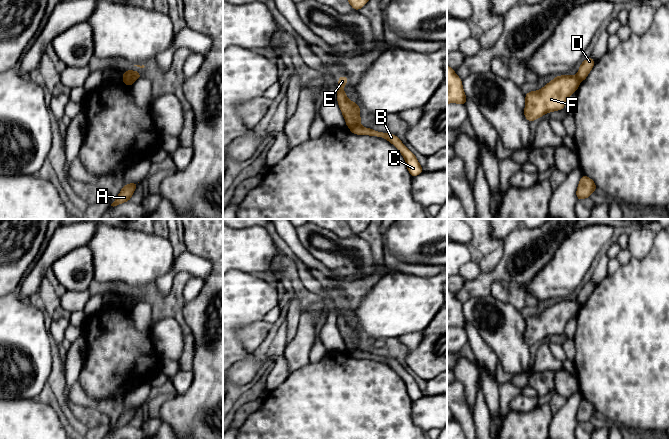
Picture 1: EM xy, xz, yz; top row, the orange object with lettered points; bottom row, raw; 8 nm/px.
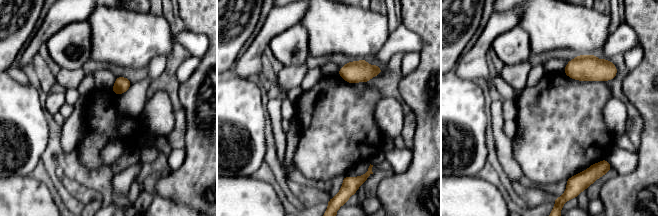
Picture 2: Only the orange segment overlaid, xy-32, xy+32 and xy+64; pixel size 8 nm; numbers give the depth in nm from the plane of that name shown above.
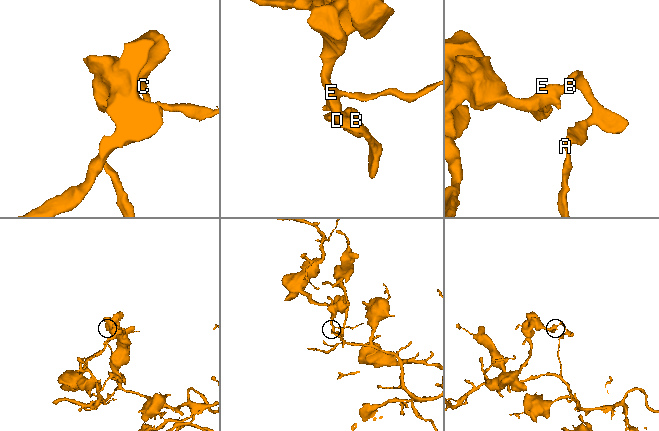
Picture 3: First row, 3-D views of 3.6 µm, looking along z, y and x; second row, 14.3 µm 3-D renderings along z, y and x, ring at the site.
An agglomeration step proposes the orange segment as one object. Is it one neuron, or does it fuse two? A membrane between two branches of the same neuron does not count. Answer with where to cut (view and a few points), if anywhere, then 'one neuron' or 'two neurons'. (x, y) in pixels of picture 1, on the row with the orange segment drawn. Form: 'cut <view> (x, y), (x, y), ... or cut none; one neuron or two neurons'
cut xy (123, 76), (133, 81); two neurons

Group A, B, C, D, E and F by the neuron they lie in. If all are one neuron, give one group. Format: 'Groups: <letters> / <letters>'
Groups: A B C D / E F

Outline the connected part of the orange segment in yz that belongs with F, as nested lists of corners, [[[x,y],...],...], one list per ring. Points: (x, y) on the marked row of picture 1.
[[[557,76],[539,91],[526,93],[525,118],[532,122],[546,113],[563,110],[567,98],[577,91],[580,82],[577,76]]]

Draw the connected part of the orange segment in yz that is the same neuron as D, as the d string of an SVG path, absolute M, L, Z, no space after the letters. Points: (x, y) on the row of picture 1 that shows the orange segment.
M591 57L587 58L581 63L581 66L577 73L577 77L580 81L586 79L586 77L588 76L589 72L591 71L595 63L596 62Z

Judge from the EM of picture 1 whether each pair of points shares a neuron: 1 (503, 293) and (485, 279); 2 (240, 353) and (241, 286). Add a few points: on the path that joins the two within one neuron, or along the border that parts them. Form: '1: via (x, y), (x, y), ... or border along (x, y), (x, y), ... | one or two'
1: border along (499, 281), (495, 281), (492, 284), (489, 293) | two
2: via (233, 336), (233, 303) | one

